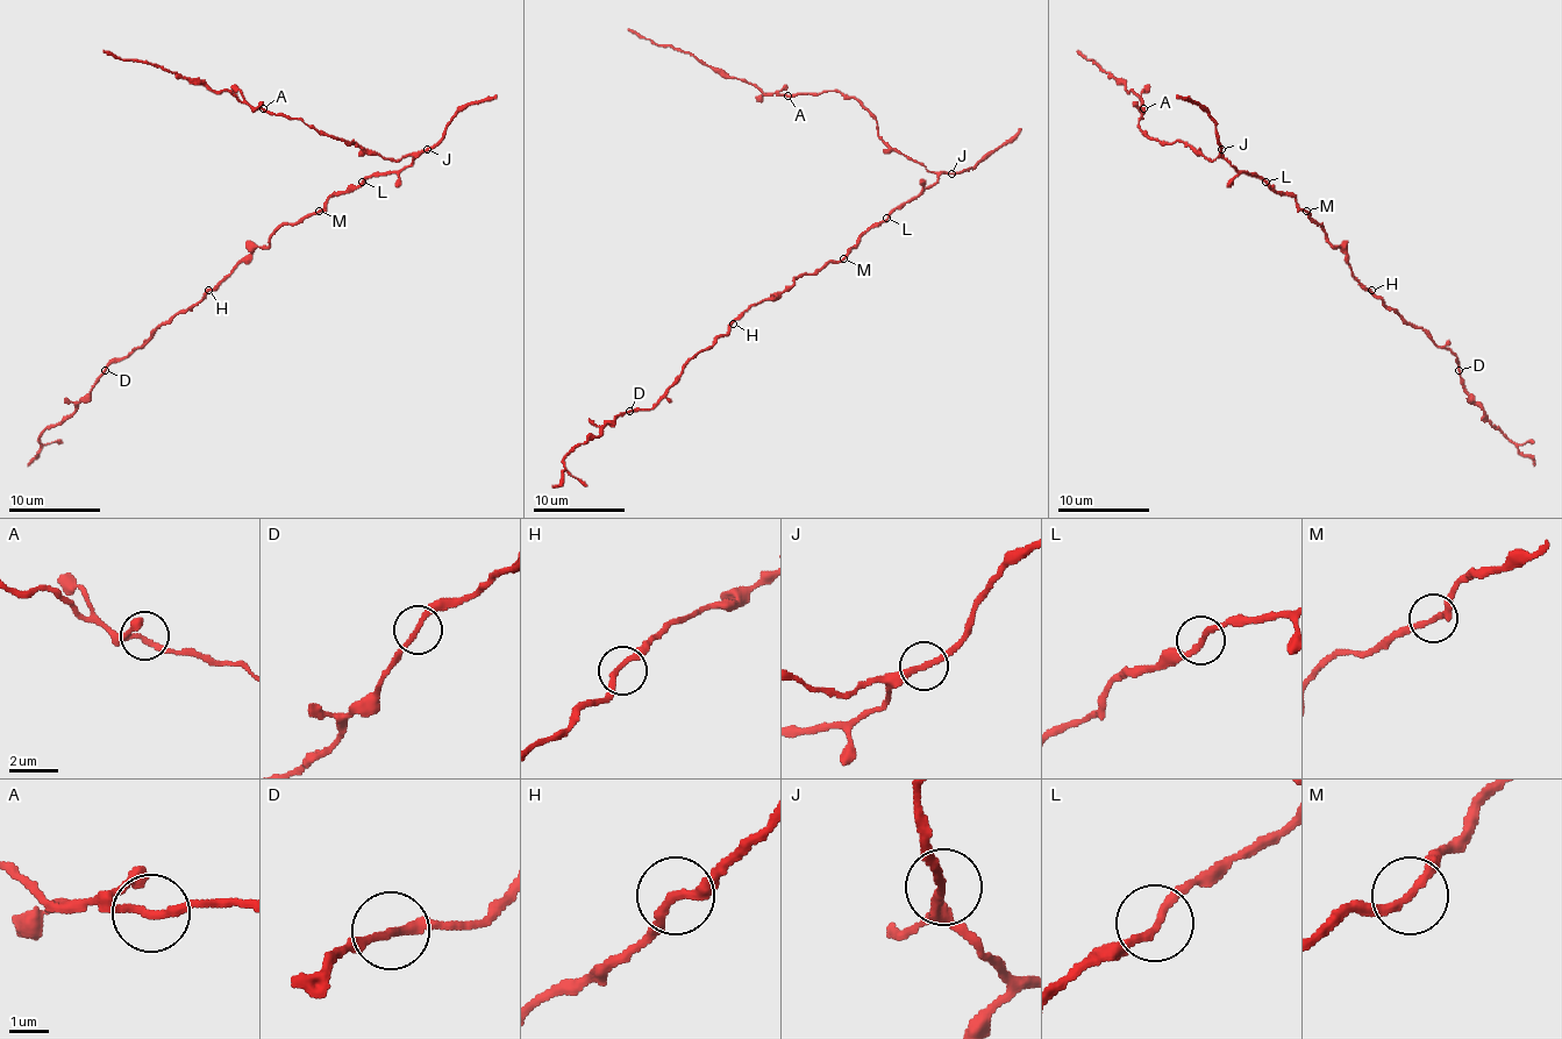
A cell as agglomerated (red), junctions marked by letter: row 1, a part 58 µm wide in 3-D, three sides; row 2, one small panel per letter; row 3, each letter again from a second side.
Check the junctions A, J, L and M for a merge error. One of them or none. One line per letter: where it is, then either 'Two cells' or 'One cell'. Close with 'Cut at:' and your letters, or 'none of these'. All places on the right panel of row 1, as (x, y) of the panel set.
A: Place: (1143, 108). One cell
J: Place: (1221, 149). One cell
L: Place: (1265, 182). One cell
M: Place: (1306, 211). Two cells
Cut at: M

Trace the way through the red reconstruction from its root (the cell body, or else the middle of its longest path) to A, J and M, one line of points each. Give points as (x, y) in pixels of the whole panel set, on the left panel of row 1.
A: (335, 196), (357, 189), (371, 175), (397, 172), (413, 158), (366, 154), (263, 108)
J: (335, 196), (357, 189), (371, 175), (397, 172), (427, 149)
M: (335, 196), (319, 212)

